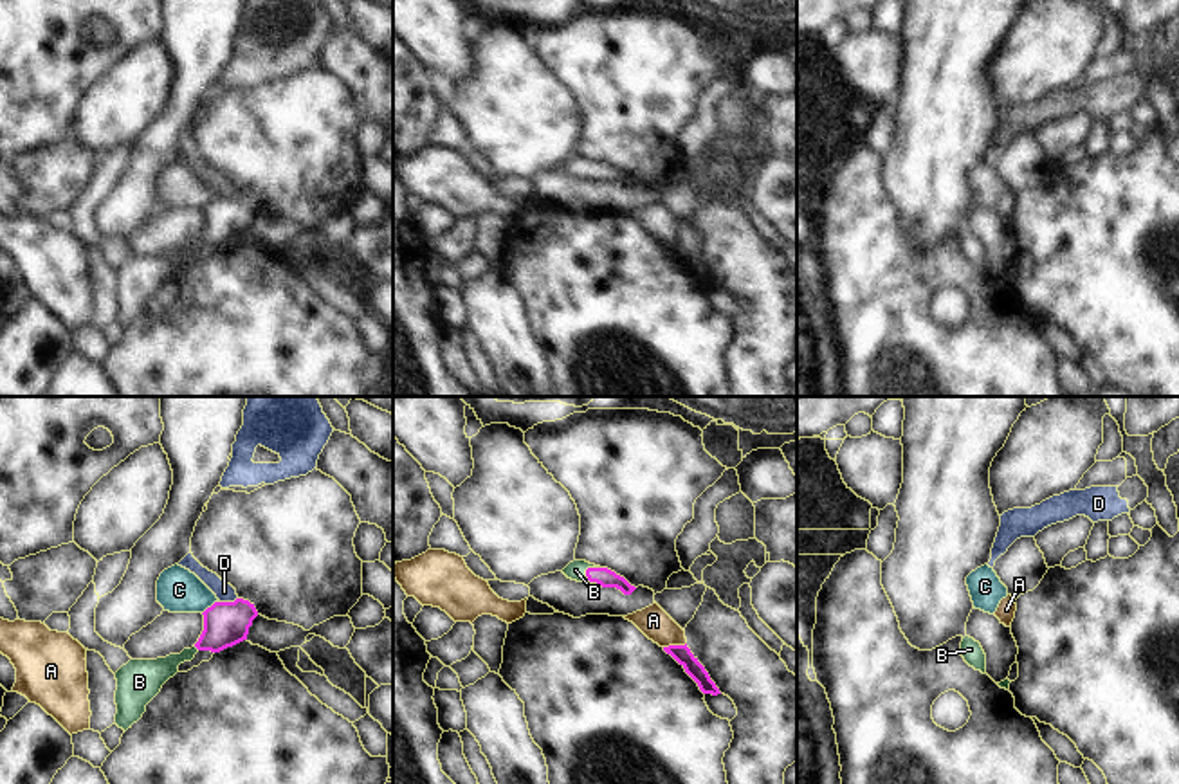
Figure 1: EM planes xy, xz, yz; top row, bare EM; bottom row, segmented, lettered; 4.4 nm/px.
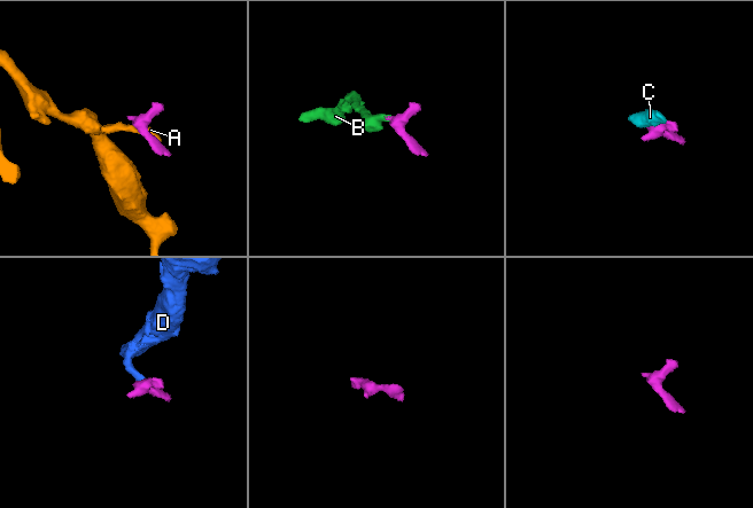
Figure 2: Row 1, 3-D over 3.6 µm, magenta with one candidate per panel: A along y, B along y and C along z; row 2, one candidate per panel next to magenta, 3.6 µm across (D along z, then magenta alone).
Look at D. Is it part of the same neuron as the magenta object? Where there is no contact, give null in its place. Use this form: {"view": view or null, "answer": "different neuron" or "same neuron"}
{"view": "xy", "answer": "different neuron"}

